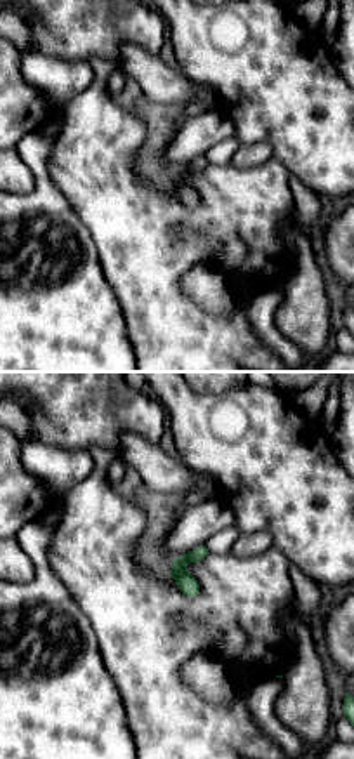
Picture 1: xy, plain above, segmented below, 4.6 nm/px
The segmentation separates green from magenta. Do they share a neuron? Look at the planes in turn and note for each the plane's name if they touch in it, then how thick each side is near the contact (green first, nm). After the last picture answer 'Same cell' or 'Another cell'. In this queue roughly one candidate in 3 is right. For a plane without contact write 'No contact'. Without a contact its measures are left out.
No contact

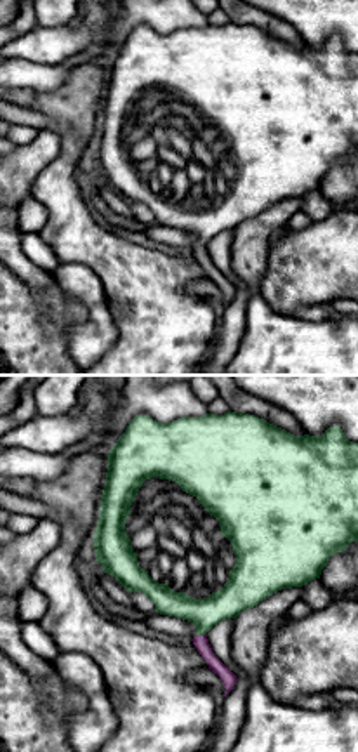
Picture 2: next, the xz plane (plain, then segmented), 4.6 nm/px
Touches green in xz. Thickness 150 nm (green) against 70 nm

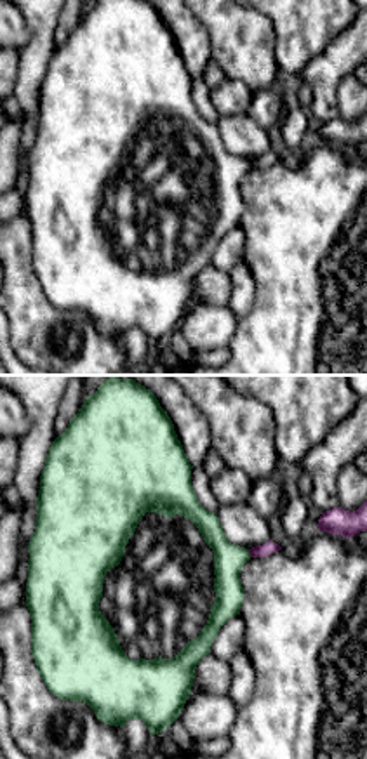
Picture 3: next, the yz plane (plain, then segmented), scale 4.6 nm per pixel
Touches green in yz. Thickness 140 nm (green) against 60 nm

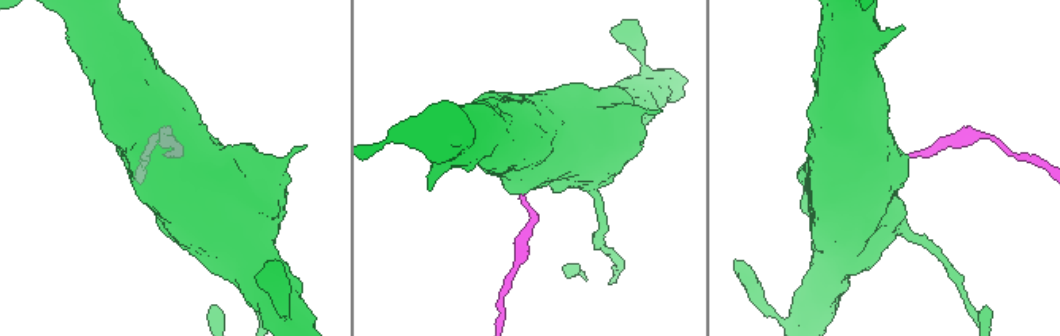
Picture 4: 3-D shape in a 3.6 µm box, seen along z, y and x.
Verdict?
Same cell

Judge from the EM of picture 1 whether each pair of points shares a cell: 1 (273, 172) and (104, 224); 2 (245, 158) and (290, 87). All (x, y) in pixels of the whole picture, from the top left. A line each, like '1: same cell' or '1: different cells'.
1: same cell
2: different cells

